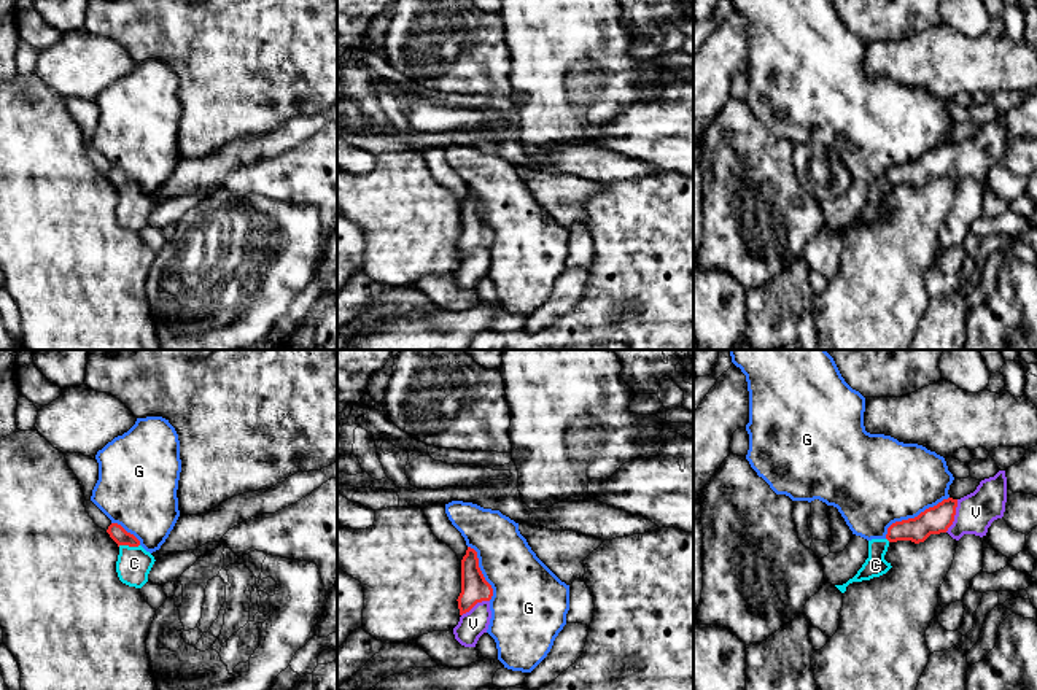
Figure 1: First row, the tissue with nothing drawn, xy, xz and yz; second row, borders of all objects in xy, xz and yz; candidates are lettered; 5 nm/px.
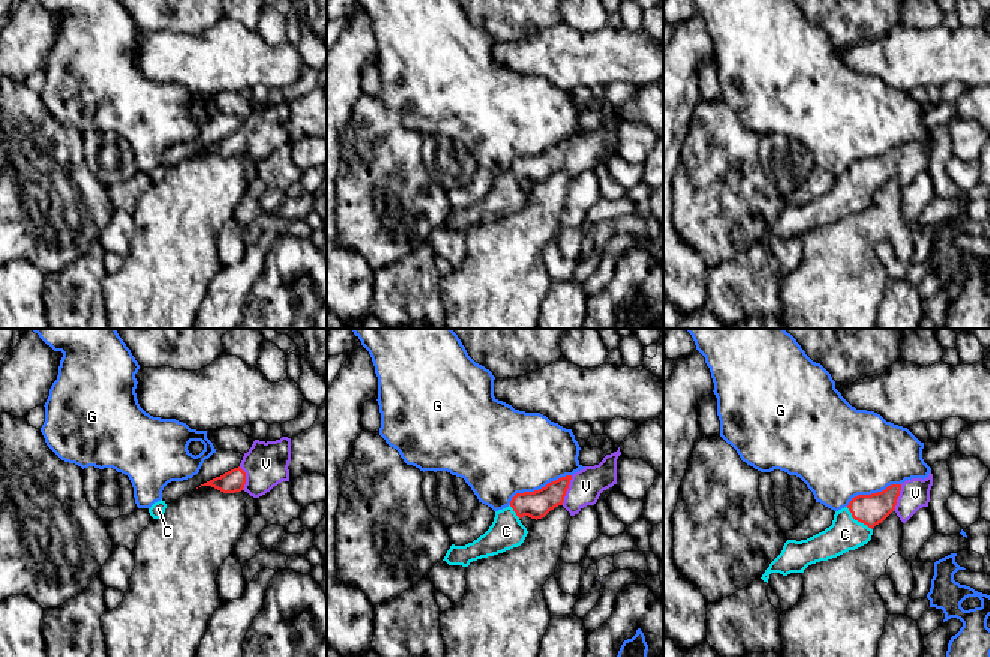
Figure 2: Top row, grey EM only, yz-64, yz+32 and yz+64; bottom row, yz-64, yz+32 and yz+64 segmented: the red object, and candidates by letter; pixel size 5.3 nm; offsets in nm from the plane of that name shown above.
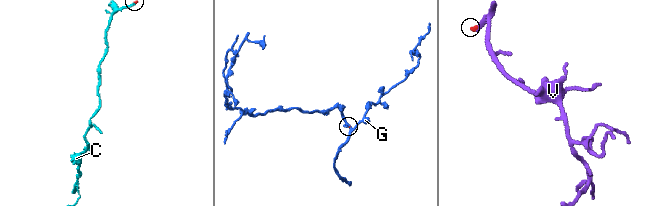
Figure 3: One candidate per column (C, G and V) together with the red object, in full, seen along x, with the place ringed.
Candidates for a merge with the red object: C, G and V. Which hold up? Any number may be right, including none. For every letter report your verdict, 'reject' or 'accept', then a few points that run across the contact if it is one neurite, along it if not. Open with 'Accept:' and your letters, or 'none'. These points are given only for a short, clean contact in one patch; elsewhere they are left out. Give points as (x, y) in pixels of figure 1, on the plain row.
Accept: C, V
C: accept; line xy (116, 175), (128, 188), (134, 207)
G: reject; line yz (948, 140), (913, 161), (896, 164), (888, 172), (885, 182)
V: accept; line yz (934, 164), (955, 158), (975, 156)

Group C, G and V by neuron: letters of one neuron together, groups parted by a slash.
C V / G

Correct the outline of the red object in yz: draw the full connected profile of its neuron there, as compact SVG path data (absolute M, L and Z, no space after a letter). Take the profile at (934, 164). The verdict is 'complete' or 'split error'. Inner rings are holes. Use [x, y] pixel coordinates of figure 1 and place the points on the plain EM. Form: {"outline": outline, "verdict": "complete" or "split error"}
{"outline": "M1005 114L980 126L977 134L961 143L943 143L915 162L895 165L887 172L889 186L924 186L930 178L948 176L959 184L964 178L986 180L988 172L1004 161L1007 146Z", "verdict": "split error"}

